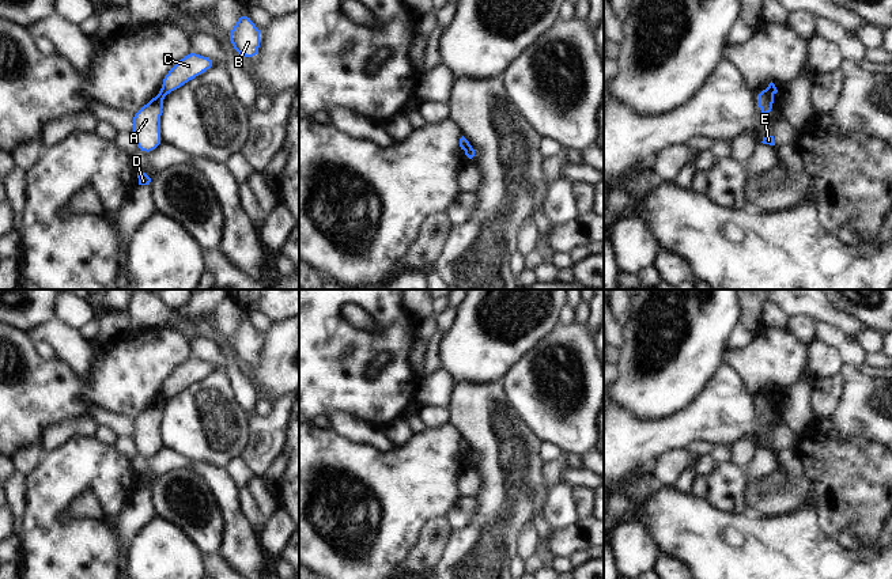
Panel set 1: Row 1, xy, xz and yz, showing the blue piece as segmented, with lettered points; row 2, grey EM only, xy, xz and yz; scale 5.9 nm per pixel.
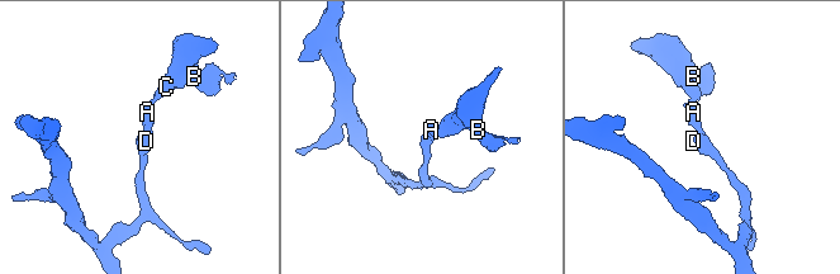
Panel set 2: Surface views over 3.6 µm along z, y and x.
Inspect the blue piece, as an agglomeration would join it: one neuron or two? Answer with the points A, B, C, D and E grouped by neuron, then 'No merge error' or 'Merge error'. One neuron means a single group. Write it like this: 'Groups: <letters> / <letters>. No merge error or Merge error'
Groups: A D E / B C. Merge error

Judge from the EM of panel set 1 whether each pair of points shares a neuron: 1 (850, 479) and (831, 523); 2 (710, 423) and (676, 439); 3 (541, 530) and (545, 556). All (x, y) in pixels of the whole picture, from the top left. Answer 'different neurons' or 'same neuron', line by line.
1: same neuron
2: same neuron
3: same neuron

